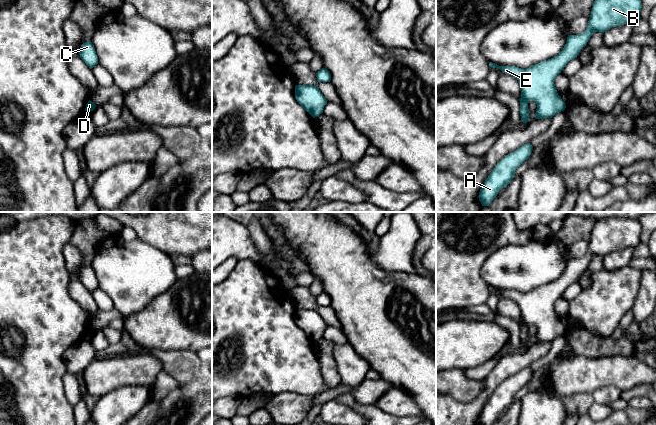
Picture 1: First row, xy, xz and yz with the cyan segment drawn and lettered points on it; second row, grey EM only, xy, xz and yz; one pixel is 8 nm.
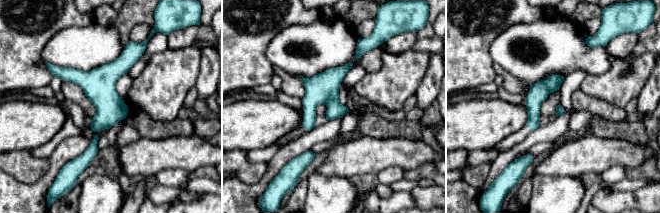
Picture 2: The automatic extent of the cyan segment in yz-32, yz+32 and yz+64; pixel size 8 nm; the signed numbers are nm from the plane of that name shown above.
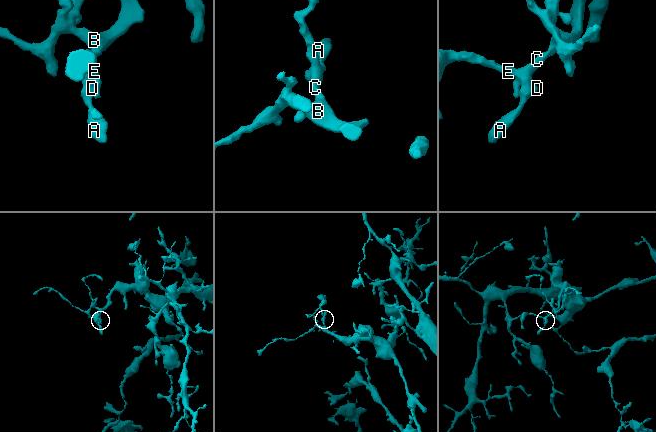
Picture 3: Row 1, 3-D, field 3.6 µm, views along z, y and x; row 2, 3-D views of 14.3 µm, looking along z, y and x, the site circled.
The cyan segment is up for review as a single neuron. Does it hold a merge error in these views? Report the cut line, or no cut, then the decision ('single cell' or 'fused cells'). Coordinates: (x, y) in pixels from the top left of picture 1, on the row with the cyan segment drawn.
cut none; single cell

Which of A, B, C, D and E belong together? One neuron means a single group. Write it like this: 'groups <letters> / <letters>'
groups A B C D E

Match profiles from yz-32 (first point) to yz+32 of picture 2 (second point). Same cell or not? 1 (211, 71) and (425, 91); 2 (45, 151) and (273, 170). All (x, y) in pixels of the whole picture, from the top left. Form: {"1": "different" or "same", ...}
{"1": "same", "2": "different"}

